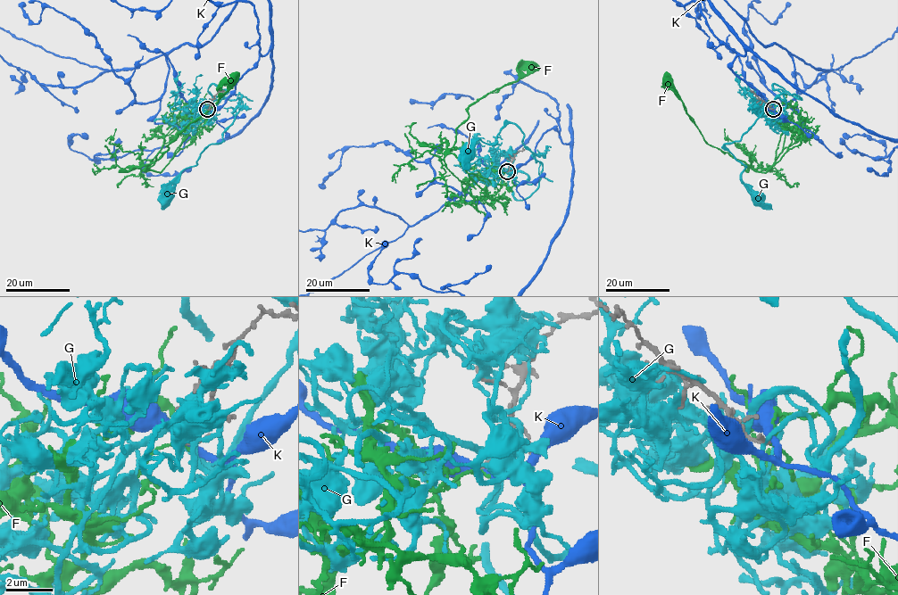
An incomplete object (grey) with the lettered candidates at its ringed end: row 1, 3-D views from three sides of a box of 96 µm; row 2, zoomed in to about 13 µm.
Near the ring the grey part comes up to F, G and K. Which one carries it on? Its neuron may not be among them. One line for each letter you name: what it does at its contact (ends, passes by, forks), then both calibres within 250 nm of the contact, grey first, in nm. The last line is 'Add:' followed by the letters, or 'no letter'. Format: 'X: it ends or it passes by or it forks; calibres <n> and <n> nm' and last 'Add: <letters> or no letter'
Add: no letter

